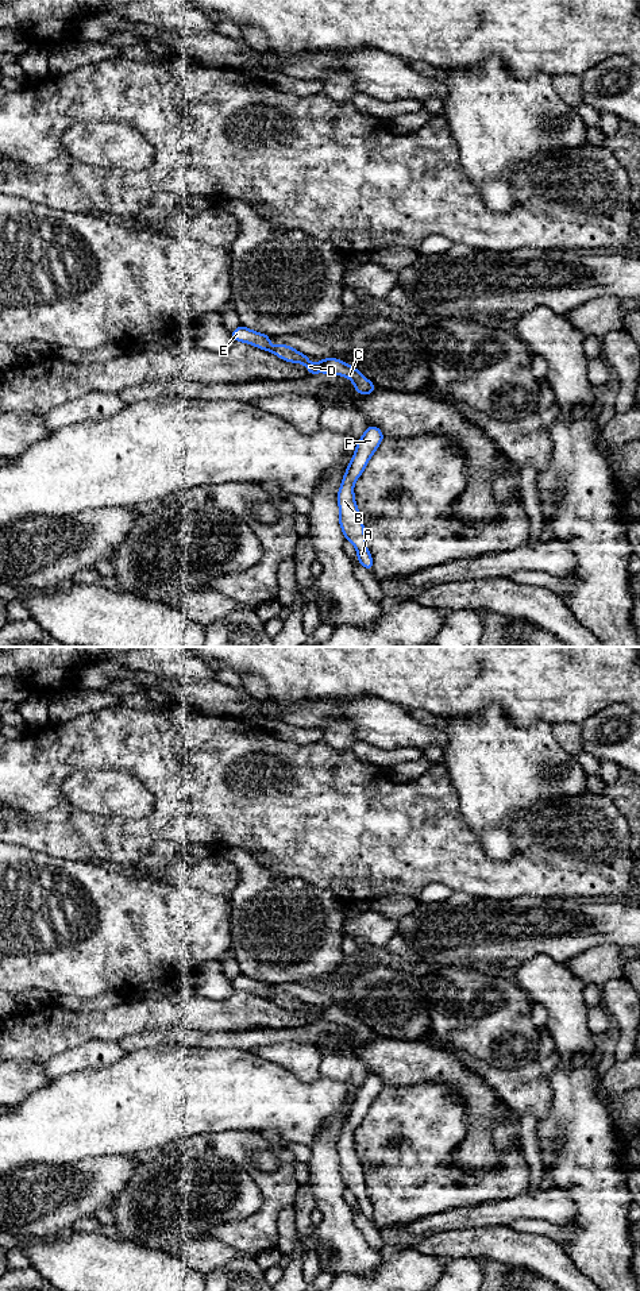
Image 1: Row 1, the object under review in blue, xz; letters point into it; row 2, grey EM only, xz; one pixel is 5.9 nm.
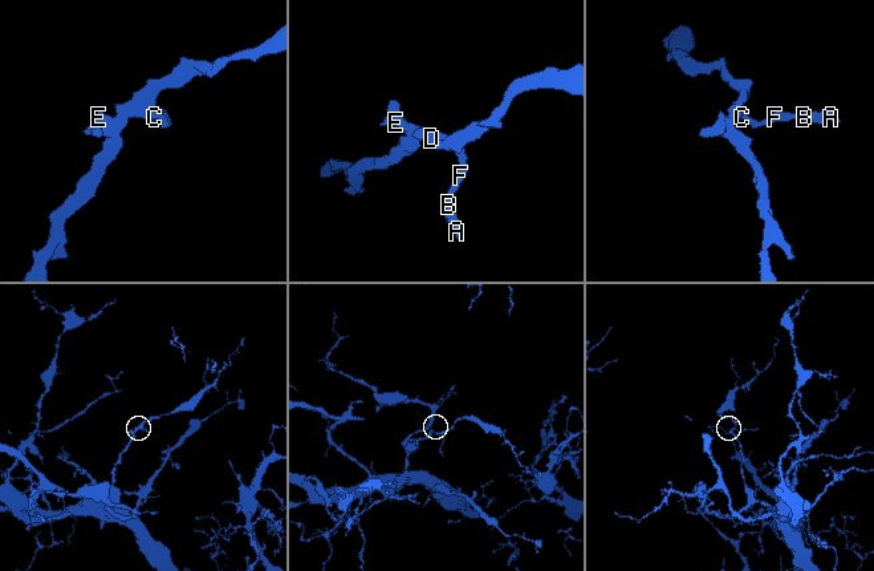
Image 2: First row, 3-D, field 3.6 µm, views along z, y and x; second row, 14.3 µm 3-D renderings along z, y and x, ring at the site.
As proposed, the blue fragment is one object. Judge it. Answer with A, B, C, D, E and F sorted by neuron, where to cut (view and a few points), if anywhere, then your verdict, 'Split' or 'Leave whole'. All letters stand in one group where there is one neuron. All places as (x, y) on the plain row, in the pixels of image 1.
Groups: A B C D E F. No split. Leave whole

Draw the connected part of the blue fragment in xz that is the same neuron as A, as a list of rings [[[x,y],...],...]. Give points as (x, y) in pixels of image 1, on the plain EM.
[[[367,1074],[365,1082],[356,1091],[355,1101],[338,1140],[339,1172],[343,1183],[356,1196],[359,1213],[370,1219],[373,1219],[373,1205],[366,1194],[365,1172],[355,1151],[354,1133],[365,1119],[383,1086],[378,1075]]]

